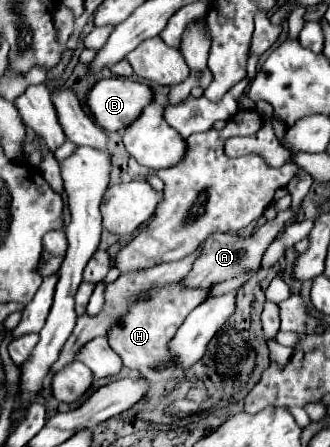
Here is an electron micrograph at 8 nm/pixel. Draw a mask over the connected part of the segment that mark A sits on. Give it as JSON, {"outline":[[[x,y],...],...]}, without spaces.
{"outline":[[[288,208],[288,210],[280,210],[276,214],[274,220],[268,220],[264,222],[254,234],[250,236],[240,236],[240,234],[212,234],[204,240],[204,248],[200,252],[200,256],[196,258],[192,270],[180,280],[182,286],[188,286],[188,288],[200,288],[200,290],[208,290],[212,288],[214,284],[218,282],[224,282],[224,280],[230,280],[230,278],[236,278],[236,276],[242,276],[242,274],[248,274],[248,272],[256,272],[260,270],[260,258],[264,256],[266,248],[270,246],[270,242],[286,228],[286,222],[290,222],[292,218],[296,218],[296,210],[294,208]]]}

